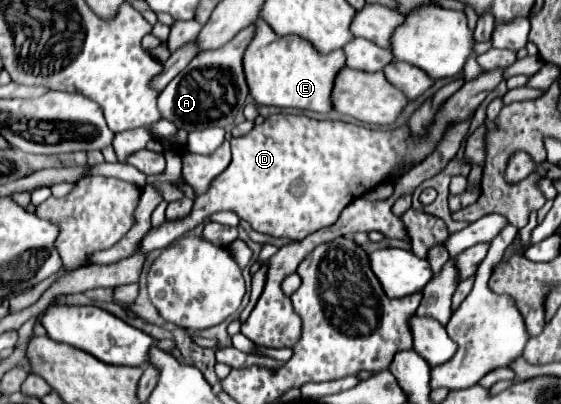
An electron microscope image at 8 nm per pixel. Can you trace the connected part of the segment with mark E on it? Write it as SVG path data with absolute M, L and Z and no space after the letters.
M254 21L256 31L246 47L242 67L246 73L246 83L250 87L250 95L258 105L274 105L274 107L294 107L308 109L316 113L328 113L332 81L336 73L346 65L342 49L330 51L322 55L316 51L310 41L304 41L296 35L276 35L266 21Z

